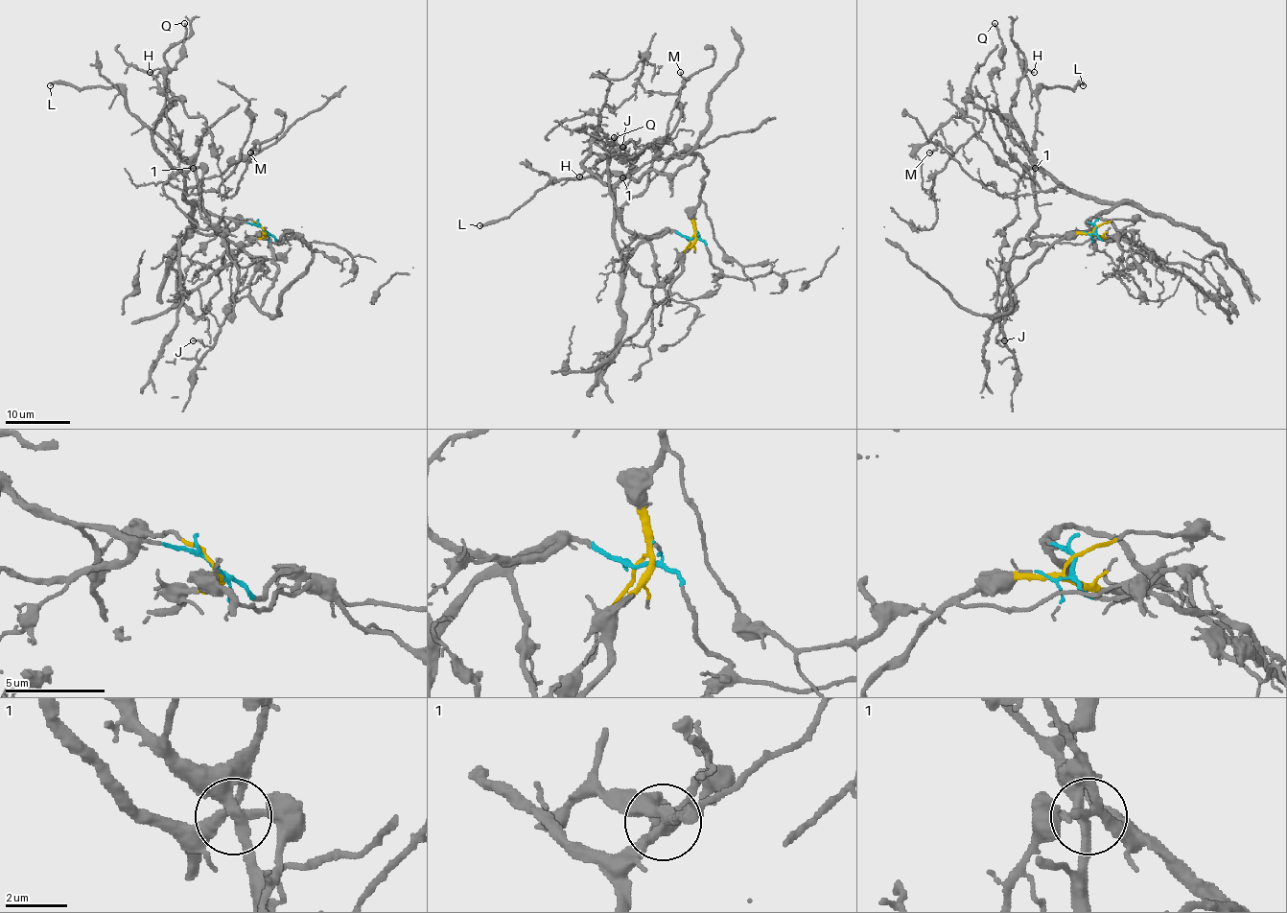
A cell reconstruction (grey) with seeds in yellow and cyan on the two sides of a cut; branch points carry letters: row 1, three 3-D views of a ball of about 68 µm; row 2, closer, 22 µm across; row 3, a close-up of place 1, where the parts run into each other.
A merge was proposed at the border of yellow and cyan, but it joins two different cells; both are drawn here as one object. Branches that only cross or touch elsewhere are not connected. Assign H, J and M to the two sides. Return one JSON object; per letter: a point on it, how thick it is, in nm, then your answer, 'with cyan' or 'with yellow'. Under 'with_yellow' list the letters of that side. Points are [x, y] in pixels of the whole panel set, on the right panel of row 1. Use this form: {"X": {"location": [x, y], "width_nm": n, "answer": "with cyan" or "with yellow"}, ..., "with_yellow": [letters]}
{"H": {"location": [1034, 72], "width_nm": 110, "answer": "with cyan"}, "J": {"location": [1004, 340], "width_nm": 110, "answer": "with yellow"}, "M": {"location": [929, 152], "width_nm": 110, "answer": "with cyan"}, "with_yellow": ["J"]}

